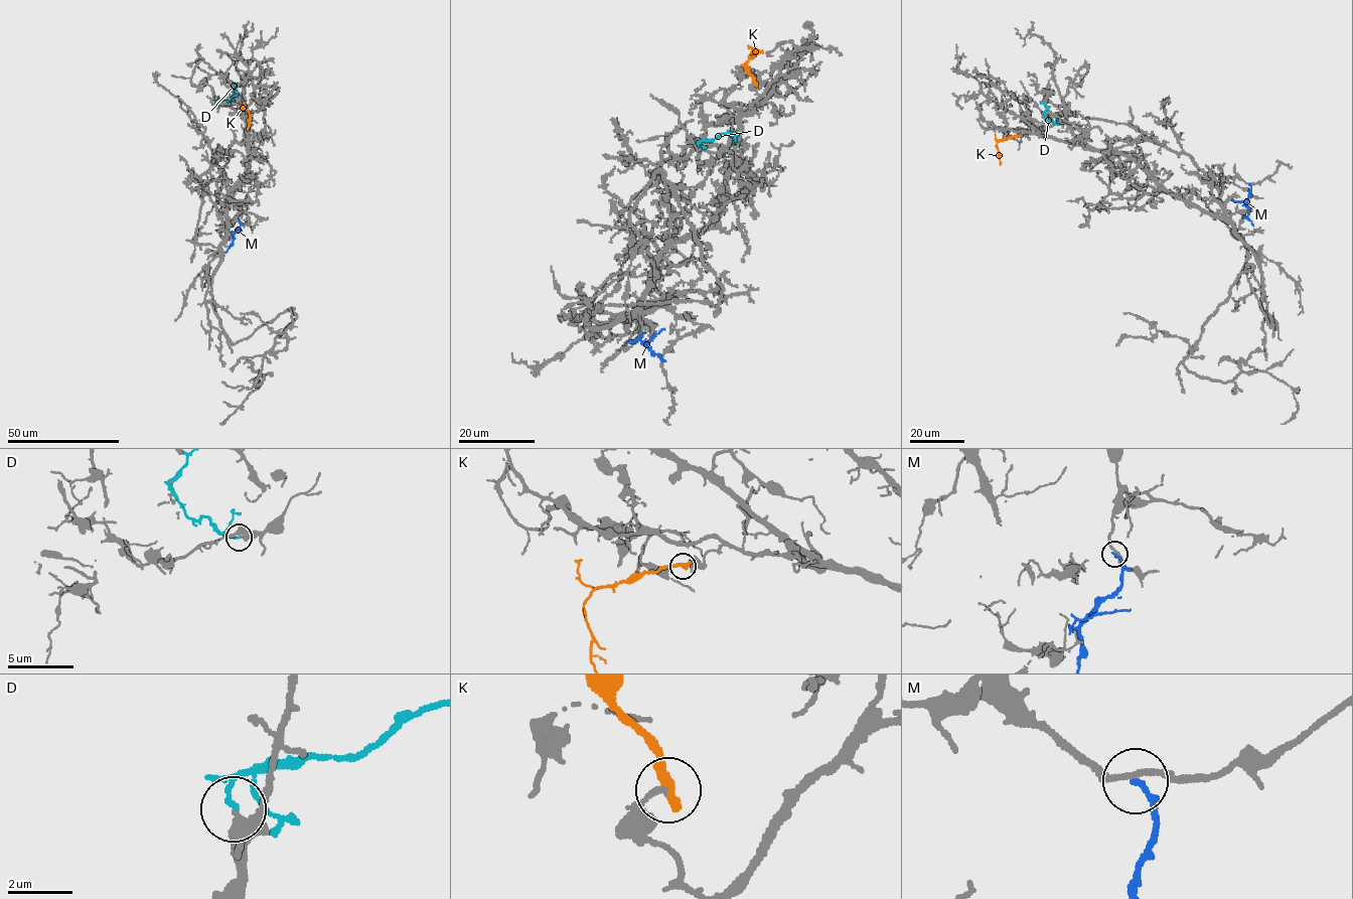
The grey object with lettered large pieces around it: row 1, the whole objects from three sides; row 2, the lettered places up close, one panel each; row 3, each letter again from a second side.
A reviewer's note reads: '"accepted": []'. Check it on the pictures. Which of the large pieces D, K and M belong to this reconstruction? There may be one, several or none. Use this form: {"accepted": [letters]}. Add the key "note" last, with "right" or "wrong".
{"accepted": [], "note": "right"}

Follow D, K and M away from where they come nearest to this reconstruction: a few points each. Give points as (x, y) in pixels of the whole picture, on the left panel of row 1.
D: (216, 103), (231, 101), (237, 94), (236, 85)
K: (249, 112), (241, 107), (250, 116), (248, 130)
M: (239, 221), (241, 227), (234, 234), (233, 244), (226, 252)

